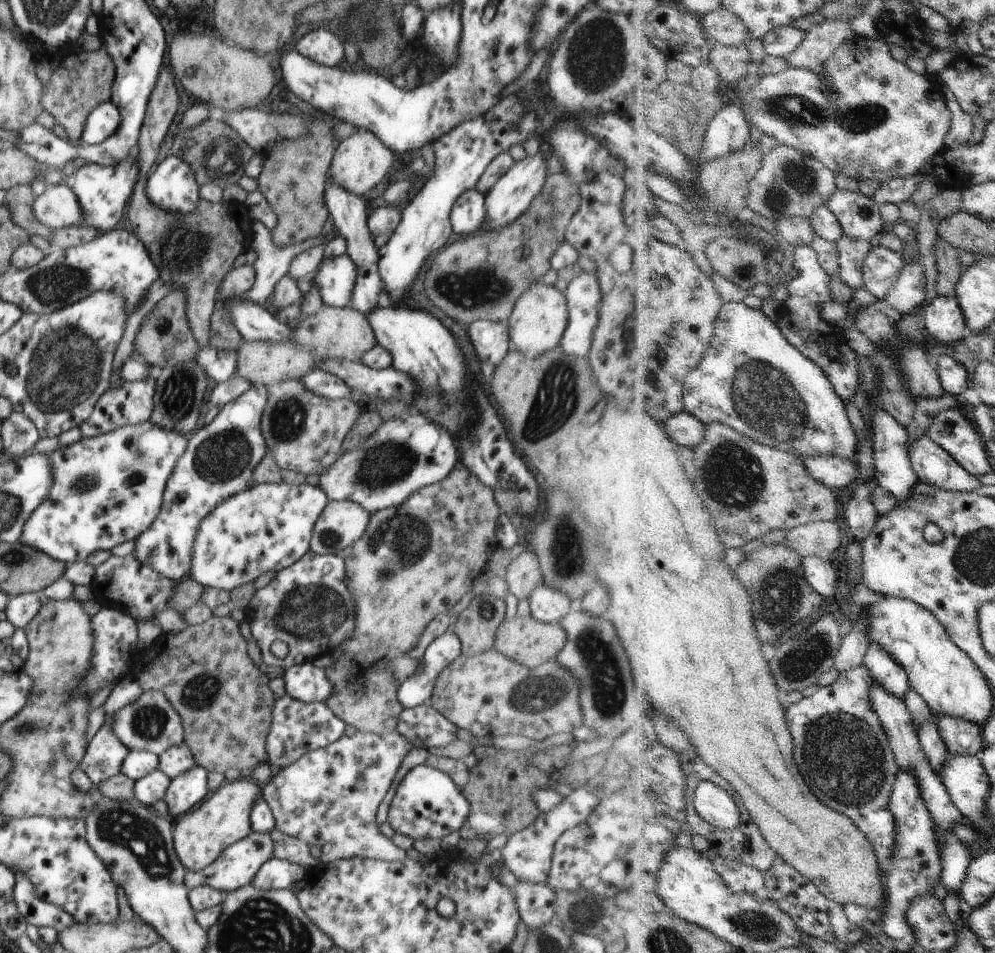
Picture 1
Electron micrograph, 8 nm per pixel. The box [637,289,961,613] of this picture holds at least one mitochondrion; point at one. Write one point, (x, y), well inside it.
(761, 394)

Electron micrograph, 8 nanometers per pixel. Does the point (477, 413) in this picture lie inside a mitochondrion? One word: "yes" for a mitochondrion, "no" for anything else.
no

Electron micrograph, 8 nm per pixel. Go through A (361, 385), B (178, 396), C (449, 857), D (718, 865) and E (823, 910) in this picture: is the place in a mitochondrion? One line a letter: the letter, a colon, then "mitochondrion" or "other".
A: other
B: mitochondrion
C: other
D: other
E: other

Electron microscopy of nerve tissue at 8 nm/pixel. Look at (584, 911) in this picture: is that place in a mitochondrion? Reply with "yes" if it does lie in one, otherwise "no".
yes

